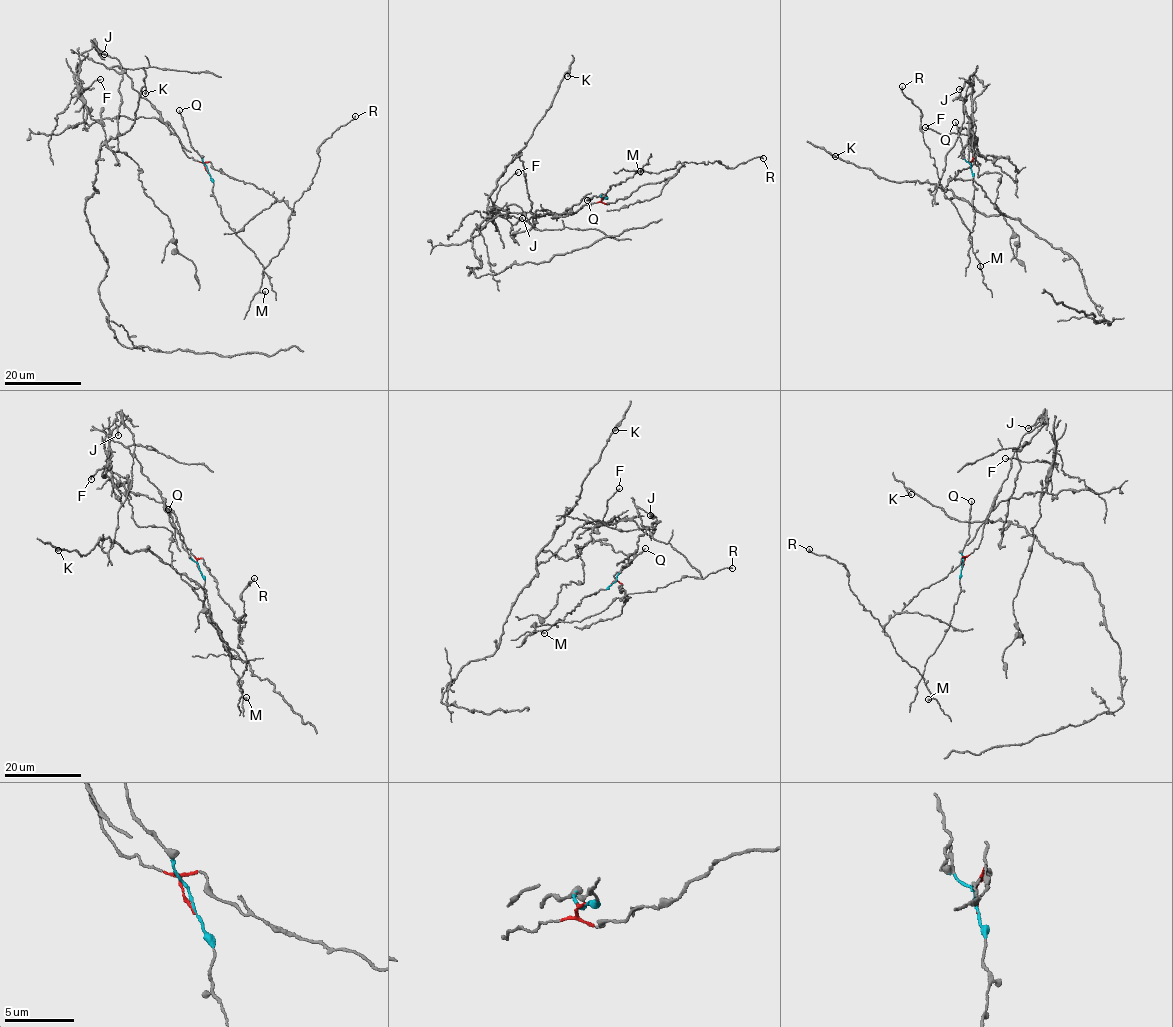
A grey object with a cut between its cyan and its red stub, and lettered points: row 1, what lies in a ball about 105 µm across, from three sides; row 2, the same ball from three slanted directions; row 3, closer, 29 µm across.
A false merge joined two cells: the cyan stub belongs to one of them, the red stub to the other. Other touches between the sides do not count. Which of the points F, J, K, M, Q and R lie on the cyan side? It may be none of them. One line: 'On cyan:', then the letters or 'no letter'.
On cyan: M, Q, R

